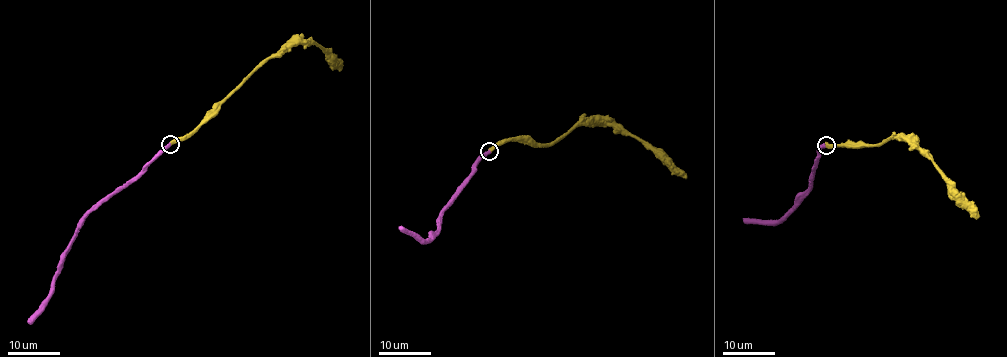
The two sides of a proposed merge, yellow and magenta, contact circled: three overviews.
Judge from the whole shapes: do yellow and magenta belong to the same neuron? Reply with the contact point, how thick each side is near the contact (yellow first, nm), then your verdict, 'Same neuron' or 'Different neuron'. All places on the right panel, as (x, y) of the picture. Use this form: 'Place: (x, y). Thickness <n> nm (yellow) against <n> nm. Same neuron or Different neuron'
Place: (826, 145). Thickness 300 nm (yellow) against 300 nm. Same neuron

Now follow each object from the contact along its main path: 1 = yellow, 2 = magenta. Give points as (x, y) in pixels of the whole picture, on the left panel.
1: (170, 143), (196, 130), (270, 56), (285, 51), (287, 44), (308, 40), (323, 49), (326, 59), (339, 69)
2: (170, 143), (139, 174), (90, 211), (46, 301), (28, 322)

